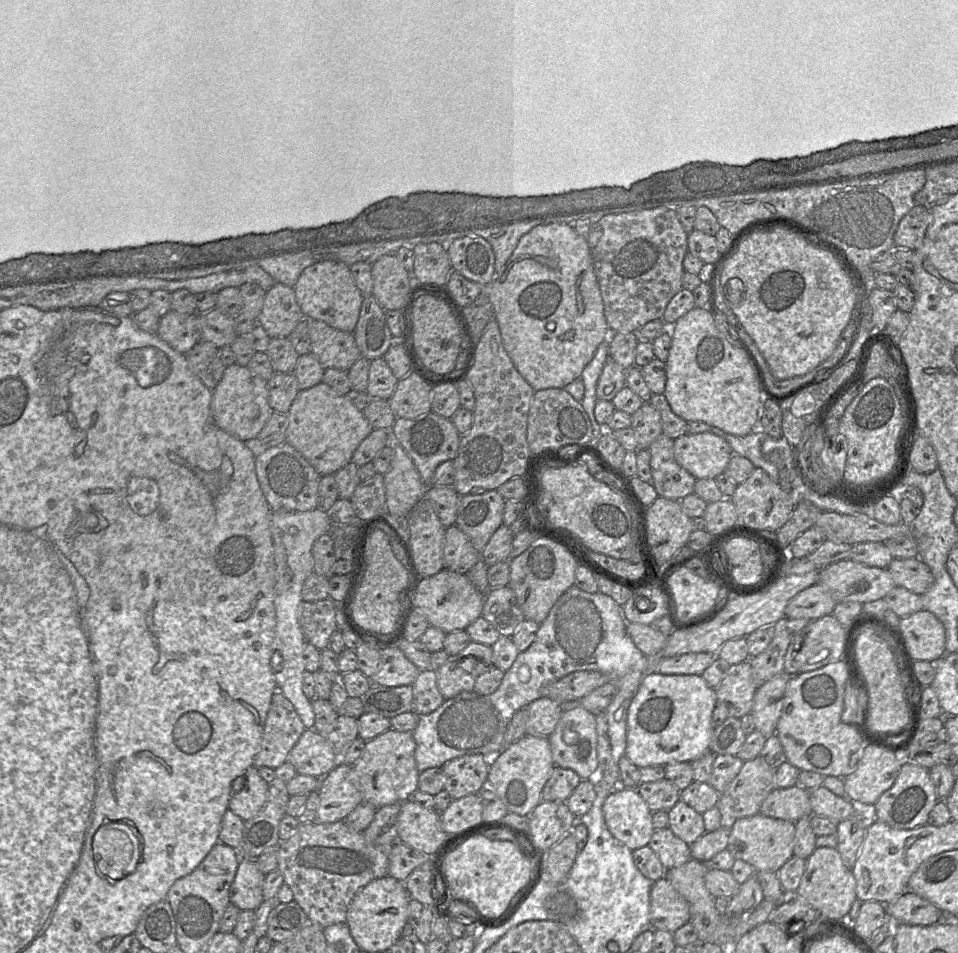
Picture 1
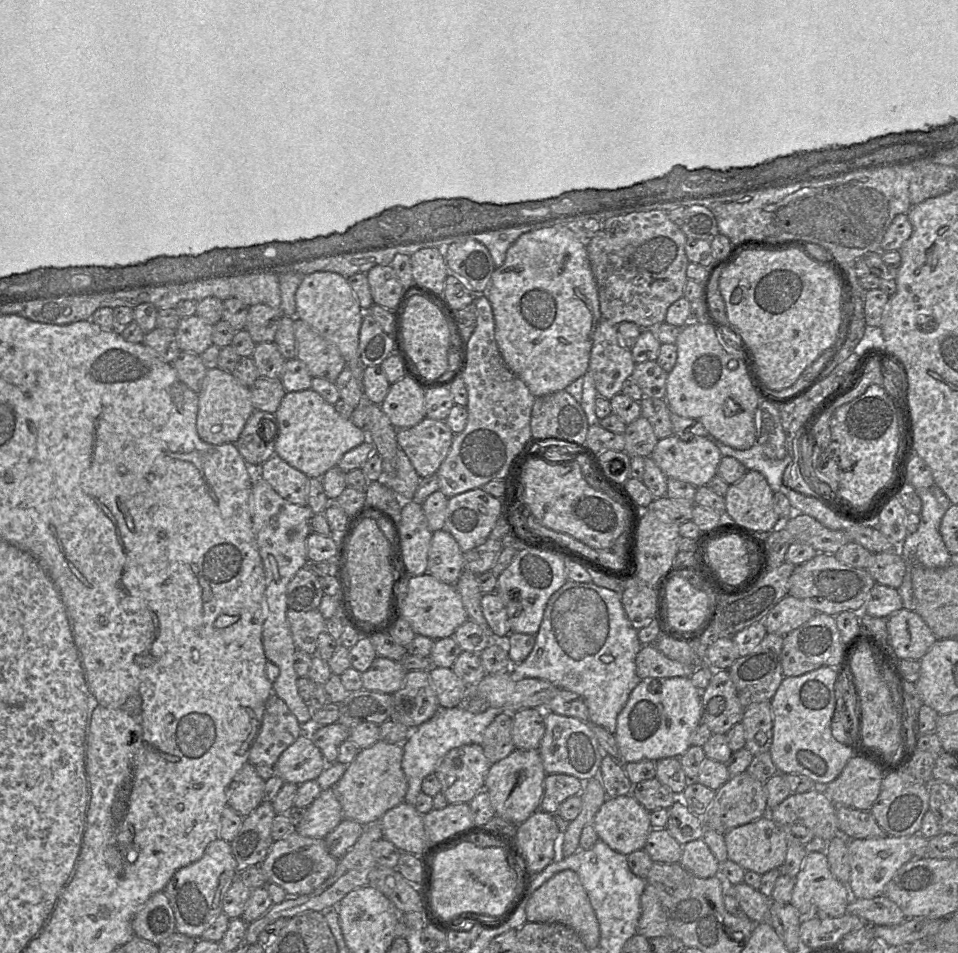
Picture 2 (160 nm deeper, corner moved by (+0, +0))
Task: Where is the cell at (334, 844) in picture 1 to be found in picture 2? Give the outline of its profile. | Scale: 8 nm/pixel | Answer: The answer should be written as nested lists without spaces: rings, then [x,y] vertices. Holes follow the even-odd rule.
[[[294,831],[283,839],[275,841],[260,865],[268,883],[279,885],[288,896],[300,896],[311,893],[329,878],[339,860],[329,853],[324,839],[301,836]]]

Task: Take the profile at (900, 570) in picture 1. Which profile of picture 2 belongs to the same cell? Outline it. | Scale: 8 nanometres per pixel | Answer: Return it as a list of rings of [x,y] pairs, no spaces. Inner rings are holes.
[[[899,547],[893,551],[872,553],[865,569],[878,584],[897,589],[906,573],[906,563],[899,555]]]

